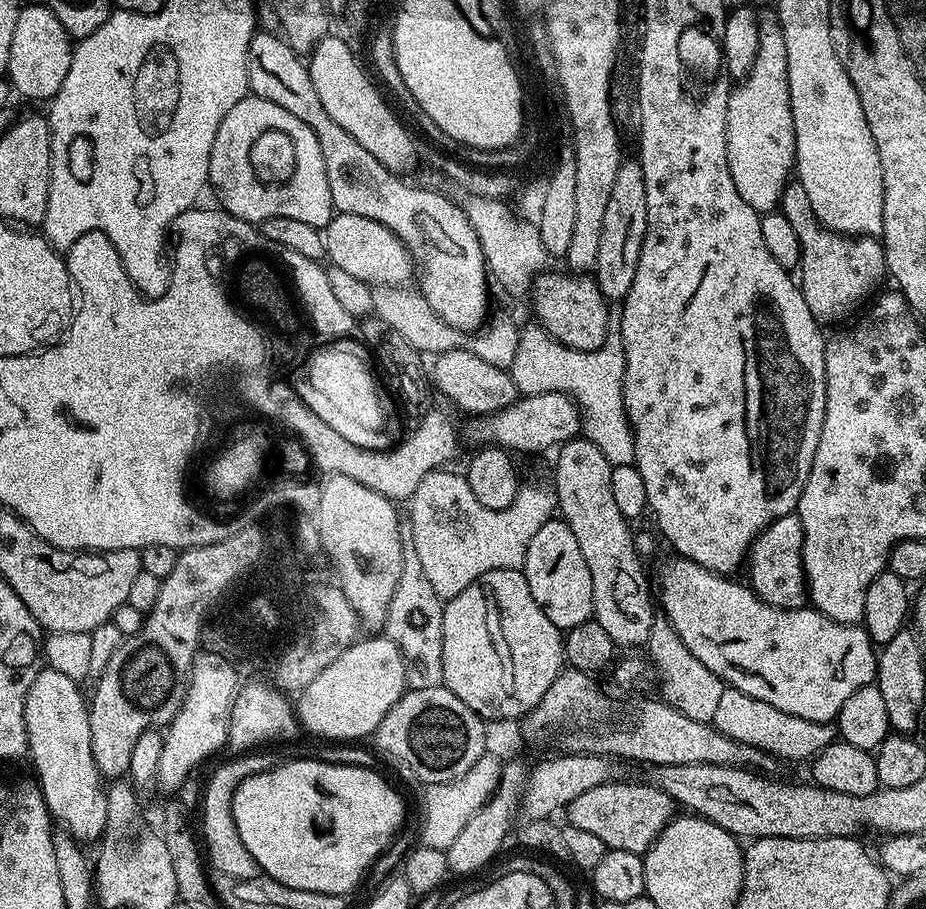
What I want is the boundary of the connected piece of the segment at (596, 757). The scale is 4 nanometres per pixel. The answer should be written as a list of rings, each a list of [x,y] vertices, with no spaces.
[[[584,754],[588,756],[552,756],[544,760],[536,769],[531,769],[524,786],[522,812],[531,820],[555,817],[555,812],[567,809],[568,803],[594,786],[602,786],[625,779],[625,765],[611,754]]]

